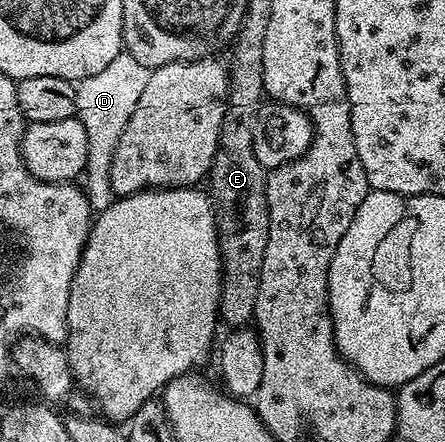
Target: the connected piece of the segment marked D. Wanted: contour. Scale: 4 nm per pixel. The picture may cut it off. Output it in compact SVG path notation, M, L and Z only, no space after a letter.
M124 50L117 58L113 58L113 62L109 62L109 66L105 66L105 70L75 84L75 116L81 126L85 126L87 139L87 161L83 167L81 187L87 193L92 213L109 210L111 201L116 199L111 188L113 154L117 150L121 130L125 130L125 122L129 122L129 114L133 114L145 86L149 86L151 73L152 69L137 62L137 58Z

